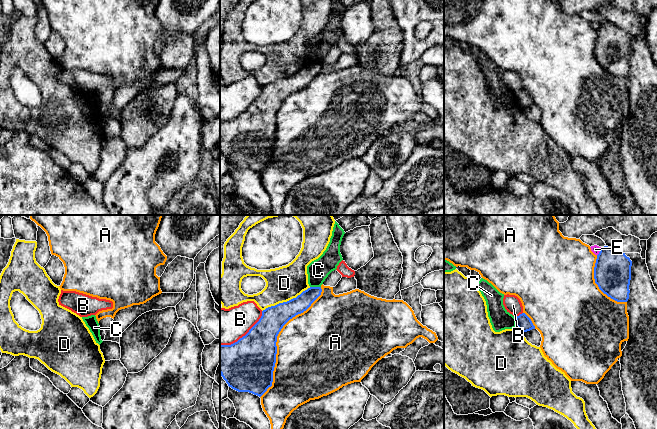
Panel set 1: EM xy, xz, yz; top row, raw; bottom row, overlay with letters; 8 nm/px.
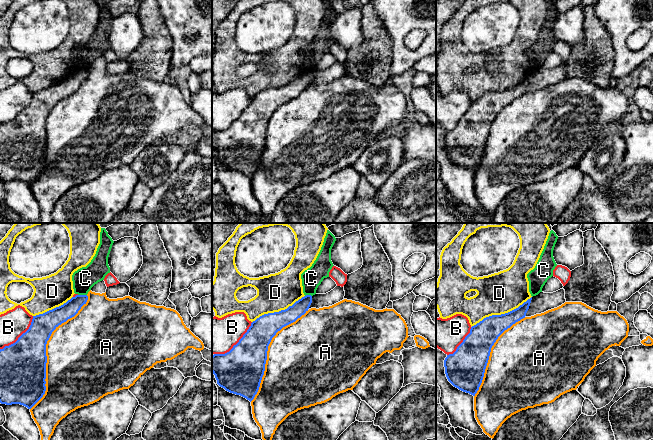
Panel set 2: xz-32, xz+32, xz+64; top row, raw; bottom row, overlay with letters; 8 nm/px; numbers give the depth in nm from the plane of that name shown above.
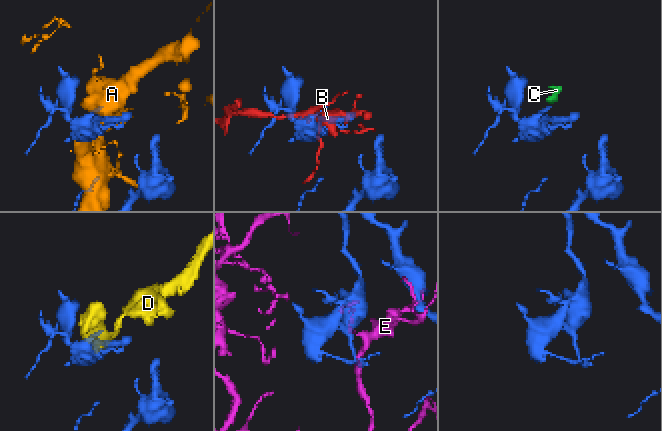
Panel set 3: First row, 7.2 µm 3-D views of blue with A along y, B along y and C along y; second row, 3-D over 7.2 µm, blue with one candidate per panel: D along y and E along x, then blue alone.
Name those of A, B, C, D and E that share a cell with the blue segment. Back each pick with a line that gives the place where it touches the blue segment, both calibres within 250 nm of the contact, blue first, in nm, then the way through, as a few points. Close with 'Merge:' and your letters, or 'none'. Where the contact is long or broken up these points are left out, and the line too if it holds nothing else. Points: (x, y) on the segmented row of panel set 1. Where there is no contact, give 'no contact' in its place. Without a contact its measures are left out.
Merge: none

